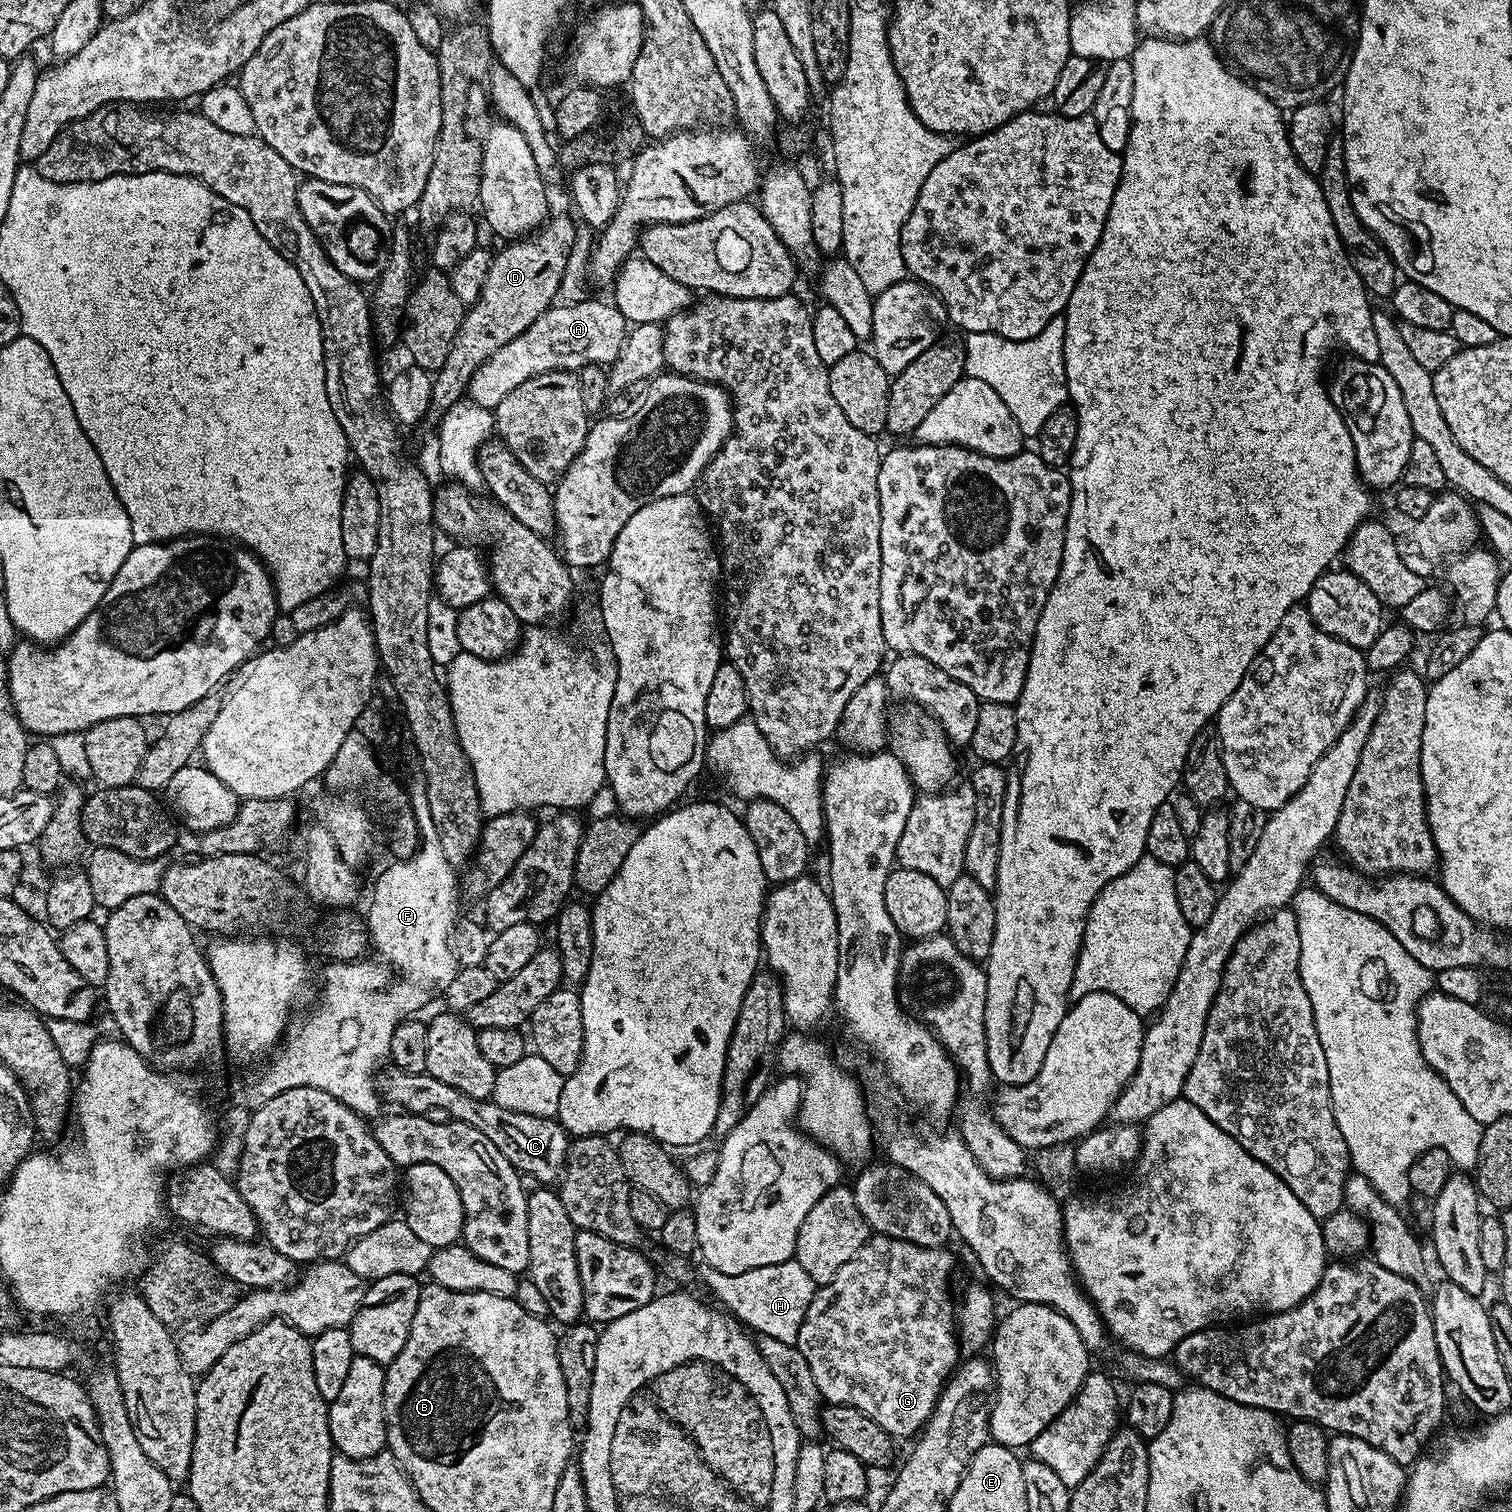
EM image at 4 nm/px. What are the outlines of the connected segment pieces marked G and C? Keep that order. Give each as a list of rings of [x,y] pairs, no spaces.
[[[869,1235],[867,1244],[862,1246],[862,1250],[858,1250],[856,1257],[846,1262],[846,1266],[838,1270],[838,1274],[829,1284],[817,1287],[795,1342],[802,1358],[806,1358],[806,1363],[814,1374],[814,1382],[818,1382],[821,1397],[827,1403],[862,1410],[866,1418],[874,1418],[874,1422],[878,1422],[878,1426],[882,1426],[882,1430],[886,1430],[894,1438],[912,1435],[915,1437],[927,1424],[928,1419],[932,1417],[932,1411],[936,1408],[937,1400],[940,1399],[940,1393],[944,1391],[945,1385],[957,1367],[956,1358],[962,1352],[958,1343],[958,1320],[954,1315],[954,1304],[952,1308],[952,1296],[948,1293],[948,1279],[952,1276],[952,1256],[948,1251],[947,1247],[927,1248],[915,1245],[914,1242],[900,1241],[898,1238]]]
[[[395,1066],[389,1069],[389,1072],[381,1071],[378,1076],[378,1091],[387,1103],[389,1100],[397,1104],[400,1107],[397,1109],[408,1114],[443,1114],[466,1126],[474,1126],[474,1130],[486,1134],[486,1138],[490,1138],[490,1142],[502,1150],[504,1157],[516,1167],[517,1172],[532,1175],[544,1186],[555,1185],[561,1179],[570,1137],[559,1119],[502,1109],[491,1098],[470,1098],[470,1094],[462,1094],[462,1090],[446,1086],[446,1082],[438,1082],[438,1078],[427,1072],[406,1074]]]

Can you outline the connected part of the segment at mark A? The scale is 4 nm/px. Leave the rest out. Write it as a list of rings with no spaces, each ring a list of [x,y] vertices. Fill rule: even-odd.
[[[581,298],[575,302],[564,302],[561,304],[561,308],[552,306],[548,311],[542,313],[524,333],[519,334],[513,341],[506,343],[496,353],[491,354],[474,370],[474,374],[467,384],[467,395],[472,402],[480,407],[495,410],[498,402],[502,402],[502,398],[506,398],[506,394],[510,394],[510,390],[522,386],[522,382],[526,382],[538,374],[571,372],[585,368],[588,364],[611,365],[620,352],[620,347],[624,345],[624,337],[626,335],[625,318],[616,309],[615,303],[608,302],[608,304],[603,304],[600,300]]]

